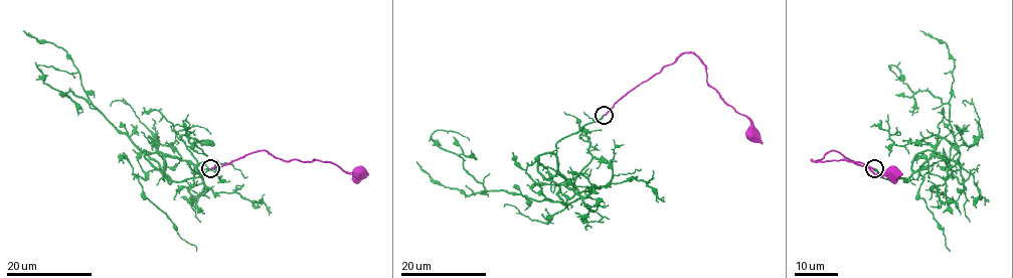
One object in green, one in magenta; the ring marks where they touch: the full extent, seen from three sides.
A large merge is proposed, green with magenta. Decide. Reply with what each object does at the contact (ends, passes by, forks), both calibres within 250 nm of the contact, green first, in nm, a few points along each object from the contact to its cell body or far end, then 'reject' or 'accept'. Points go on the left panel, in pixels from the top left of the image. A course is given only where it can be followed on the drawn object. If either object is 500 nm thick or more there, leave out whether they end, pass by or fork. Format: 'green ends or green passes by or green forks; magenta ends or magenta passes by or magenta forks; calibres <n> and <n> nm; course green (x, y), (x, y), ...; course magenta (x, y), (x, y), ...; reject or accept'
green ends; magenta ends; calibres 220 and 240 nm; course green (209, 168), (171, 181), (144, 150), (165, 162), (170, 183), (94, 106), (45, 84), (37, 65), (75, 77); course magenta (210, 168), (266, 150), (271, 155), (289, 160), (319, 159), (333, 162), (358, 175); accept

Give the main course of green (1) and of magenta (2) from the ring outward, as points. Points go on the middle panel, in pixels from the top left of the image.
1: (604, 115), (538, 159), (538, 170), (559, 187), (564, 203), (487, 190), (432, 134), (453, 131), (469, 141)
2: (605, 115), (664, 66), (683, 53), (692, 52), (704, 65), (706, 82), (750, 121), (752, 133)

